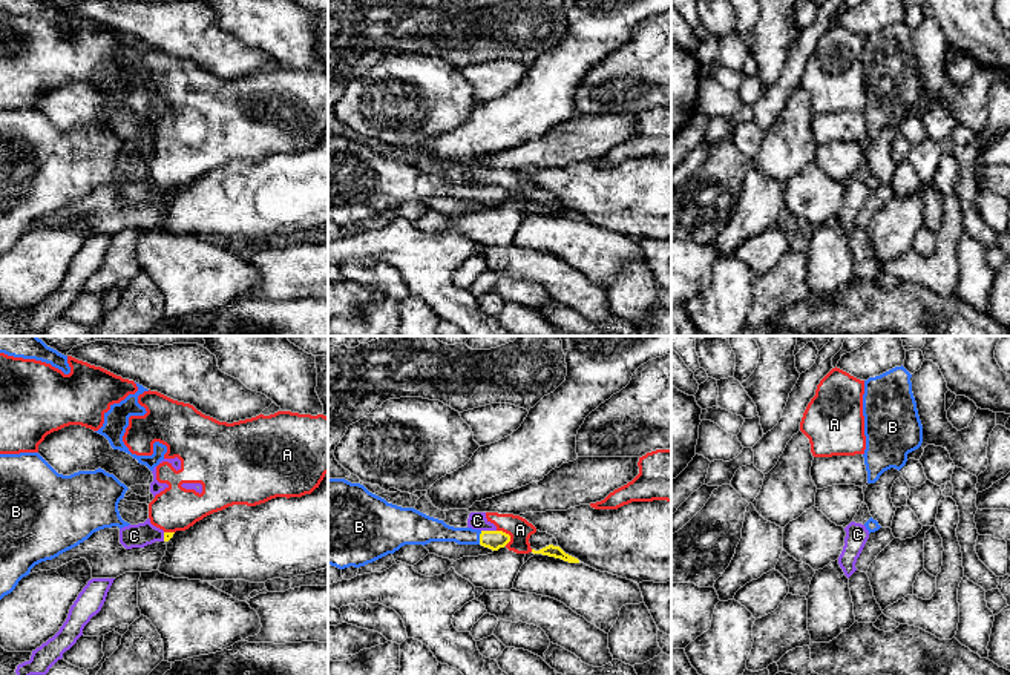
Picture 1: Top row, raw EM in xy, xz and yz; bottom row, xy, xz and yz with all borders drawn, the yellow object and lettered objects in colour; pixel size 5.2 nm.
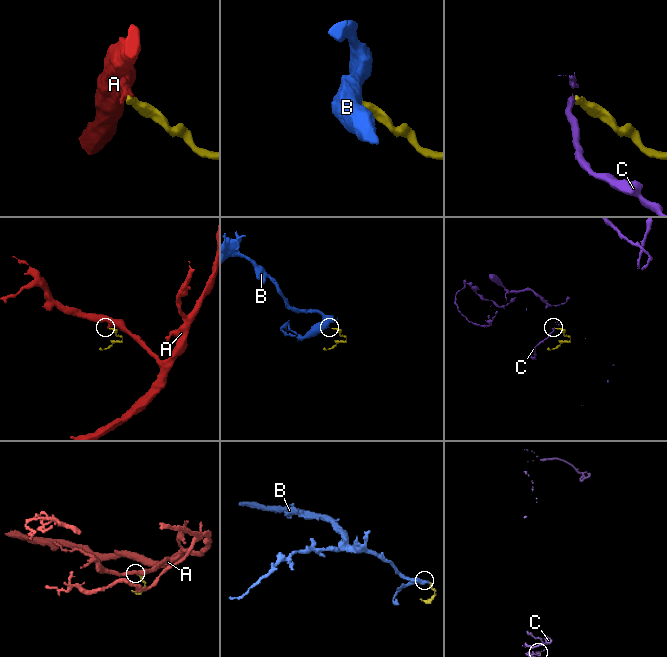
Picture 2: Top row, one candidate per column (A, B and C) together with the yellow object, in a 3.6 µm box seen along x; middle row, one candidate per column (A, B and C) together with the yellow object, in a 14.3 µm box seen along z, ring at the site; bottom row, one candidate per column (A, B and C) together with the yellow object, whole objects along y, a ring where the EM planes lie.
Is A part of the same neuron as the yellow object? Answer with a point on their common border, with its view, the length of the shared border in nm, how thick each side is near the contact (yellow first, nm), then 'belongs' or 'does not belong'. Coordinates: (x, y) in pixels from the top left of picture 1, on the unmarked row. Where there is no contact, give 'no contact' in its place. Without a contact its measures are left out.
xz (508, 190) | 100 nm | 100/120 nm | does not belong

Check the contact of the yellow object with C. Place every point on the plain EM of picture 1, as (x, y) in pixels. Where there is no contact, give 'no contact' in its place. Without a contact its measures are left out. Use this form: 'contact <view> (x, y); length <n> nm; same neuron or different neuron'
contact xz (489, 187); length 80 nm; different neuron

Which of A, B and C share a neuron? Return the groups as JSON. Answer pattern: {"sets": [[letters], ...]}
{"sets": [["A", "C"], ["B"]]}

